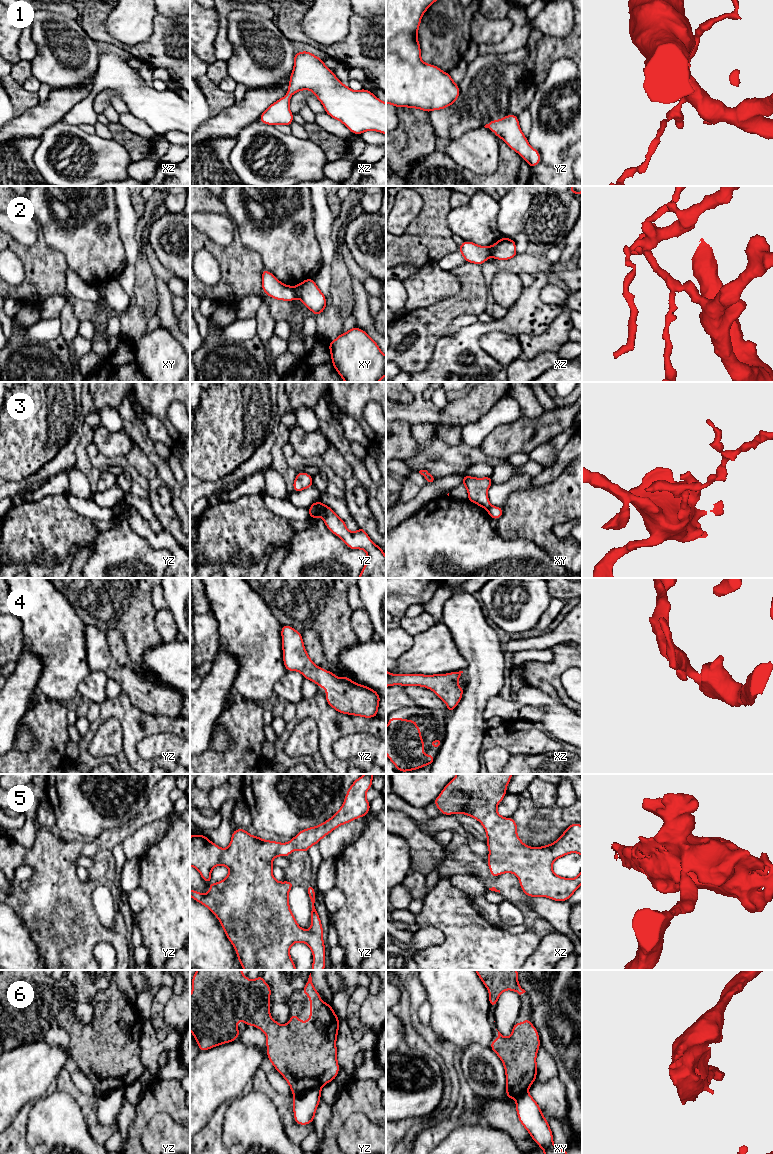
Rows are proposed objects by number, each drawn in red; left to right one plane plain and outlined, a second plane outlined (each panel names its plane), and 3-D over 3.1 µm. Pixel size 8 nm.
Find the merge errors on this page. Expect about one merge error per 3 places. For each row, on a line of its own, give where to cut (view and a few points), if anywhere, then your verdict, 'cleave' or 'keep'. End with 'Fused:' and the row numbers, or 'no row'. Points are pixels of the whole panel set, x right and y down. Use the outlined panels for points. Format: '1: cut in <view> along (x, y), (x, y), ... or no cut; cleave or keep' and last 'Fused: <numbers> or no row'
1: no cut; keep
2: cut in xy along (294, 287), (297, 297); cleave
3: cut in xy along (491, 506), (487, 509); cleave
4: no cut; keep
5: no cut; keep
6: cut in yz along (320, 1088), (311, 1088), (294, 1096); cleave
Fused: 2, 3, 6

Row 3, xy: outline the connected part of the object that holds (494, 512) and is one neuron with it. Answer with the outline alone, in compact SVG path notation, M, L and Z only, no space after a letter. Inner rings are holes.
M491 506L488 509L488 514L489 514L490 518L498 520L503 514L503 508Z

